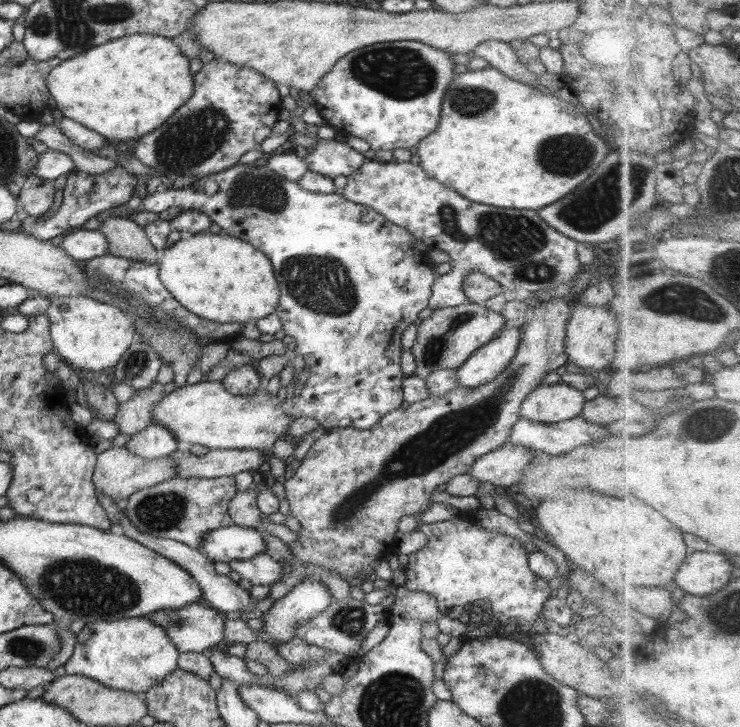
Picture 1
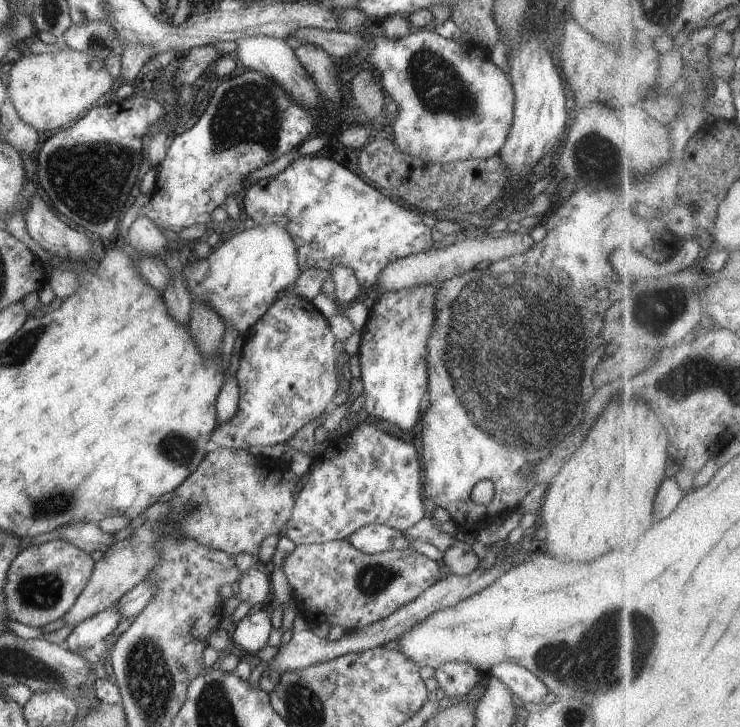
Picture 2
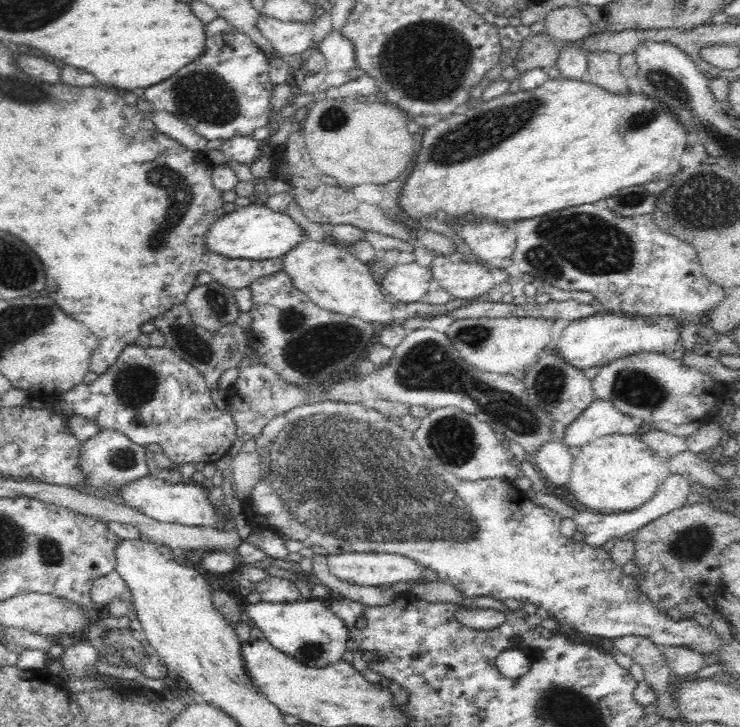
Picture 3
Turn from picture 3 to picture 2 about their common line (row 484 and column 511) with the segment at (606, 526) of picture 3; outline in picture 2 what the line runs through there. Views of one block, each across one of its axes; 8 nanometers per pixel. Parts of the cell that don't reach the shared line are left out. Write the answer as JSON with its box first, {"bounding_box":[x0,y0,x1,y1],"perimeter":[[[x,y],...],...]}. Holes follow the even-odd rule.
{"bounding_box":[489,661,548,707],"perimeter":[[[504,661],[494,665],[489,672],[501,680],[527,707],[542,707],[542,700],[548,690],[540,677],[524,666],[516,661]]]}

